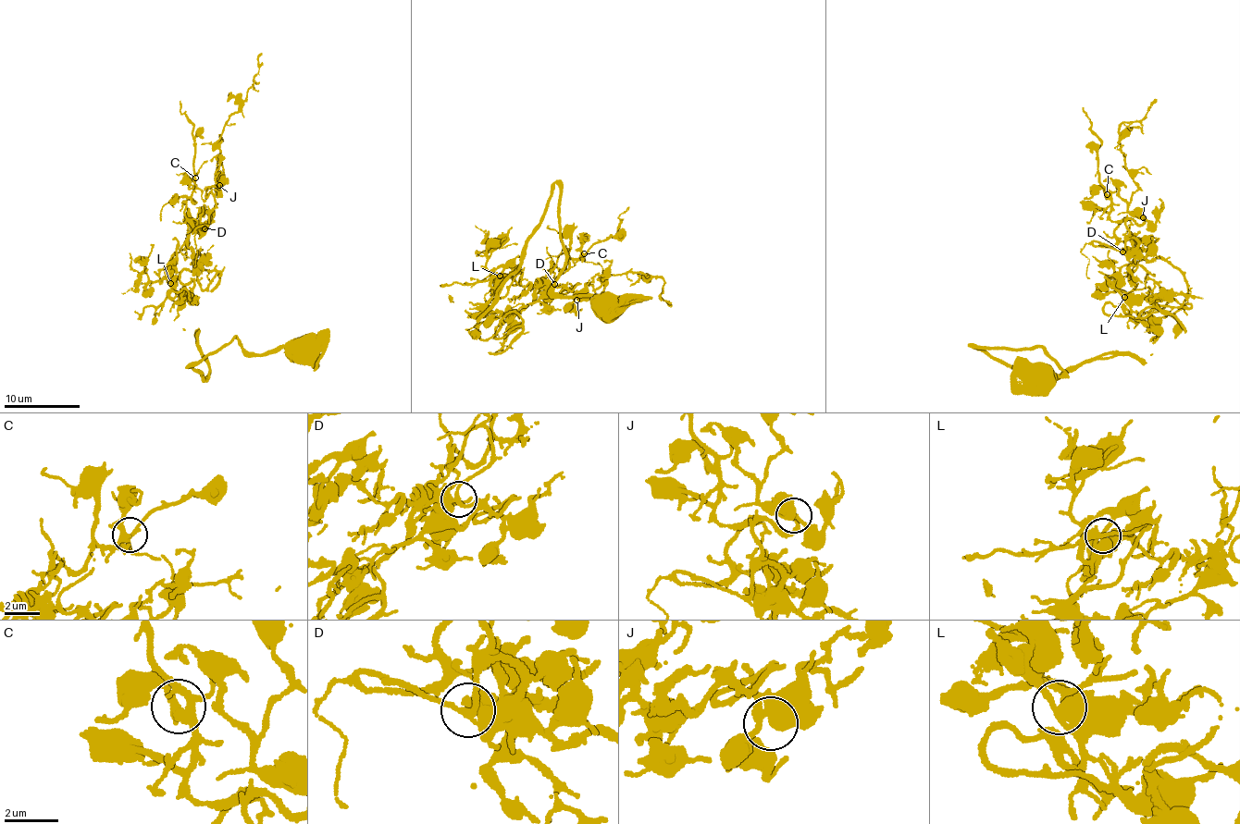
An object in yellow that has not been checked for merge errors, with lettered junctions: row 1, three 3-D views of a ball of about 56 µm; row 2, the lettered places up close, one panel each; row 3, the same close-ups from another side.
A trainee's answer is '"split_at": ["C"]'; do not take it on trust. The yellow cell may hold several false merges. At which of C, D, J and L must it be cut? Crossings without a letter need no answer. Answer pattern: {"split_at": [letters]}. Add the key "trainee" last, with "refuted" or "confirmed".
{"split_at": [], "trainee": "refuted"}

